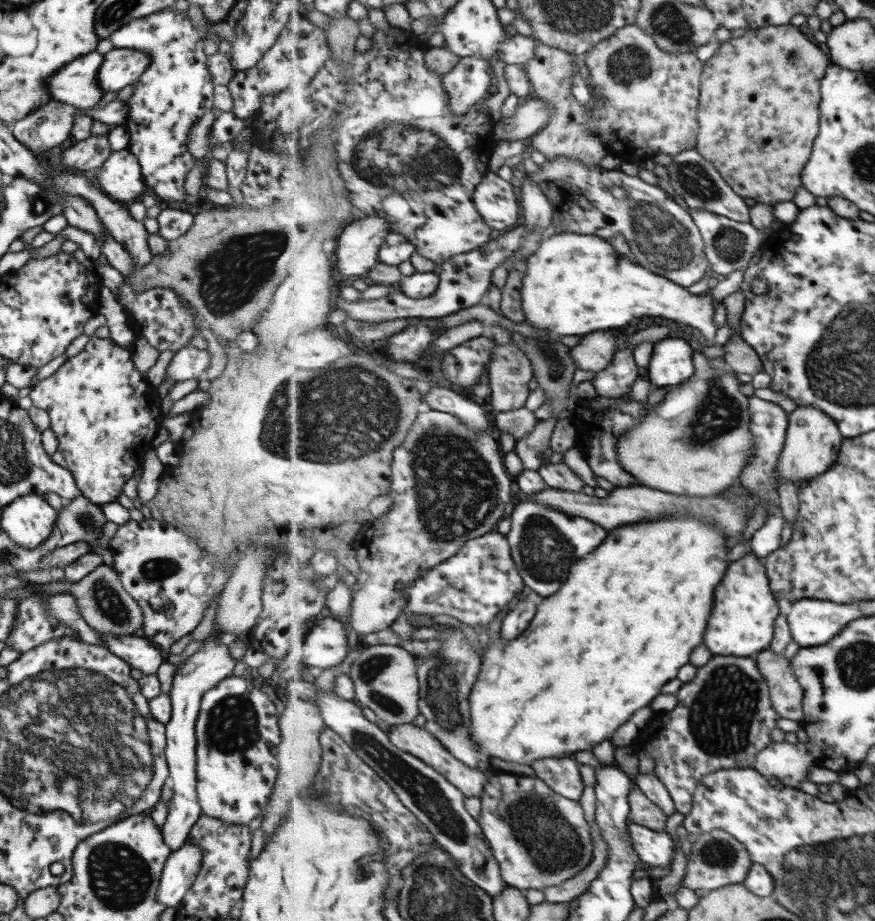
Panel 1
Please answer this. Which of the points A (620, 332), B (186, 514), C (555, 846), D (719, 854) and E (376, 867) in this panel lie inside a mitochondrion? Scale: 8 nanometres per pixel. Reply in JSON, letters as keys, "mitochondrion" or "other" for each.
{"A":"other","B":"other","C":"mitochondrion","D":"mitochondrion","E":"other"}

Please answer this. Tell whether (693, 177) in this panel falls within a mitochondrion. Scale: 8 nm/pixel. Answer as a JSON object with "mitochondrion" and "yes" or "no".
{"mitochondrion":"yes"}

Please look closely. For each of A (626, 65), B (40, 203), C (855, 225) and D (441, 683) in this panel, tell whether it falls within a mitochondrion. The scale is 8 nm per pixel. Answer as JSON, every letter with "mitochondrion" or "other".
{"A":"mitochondrion","B":"mitochondrion","C":"other","D":"mitochondrion"}

